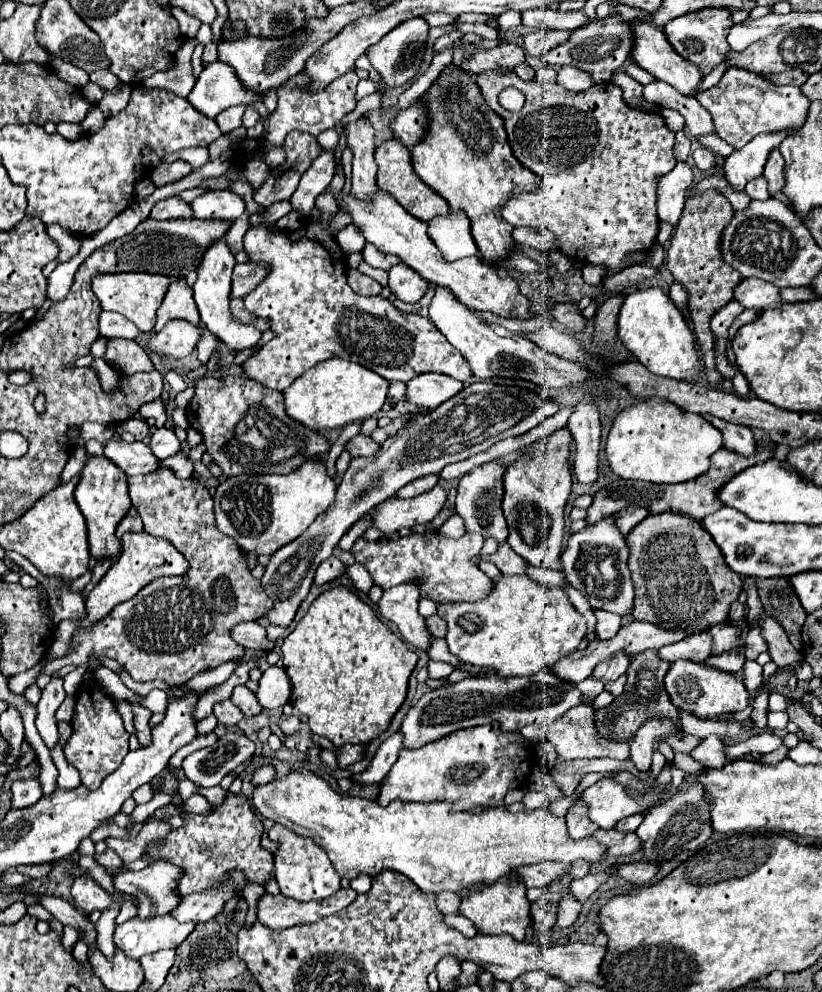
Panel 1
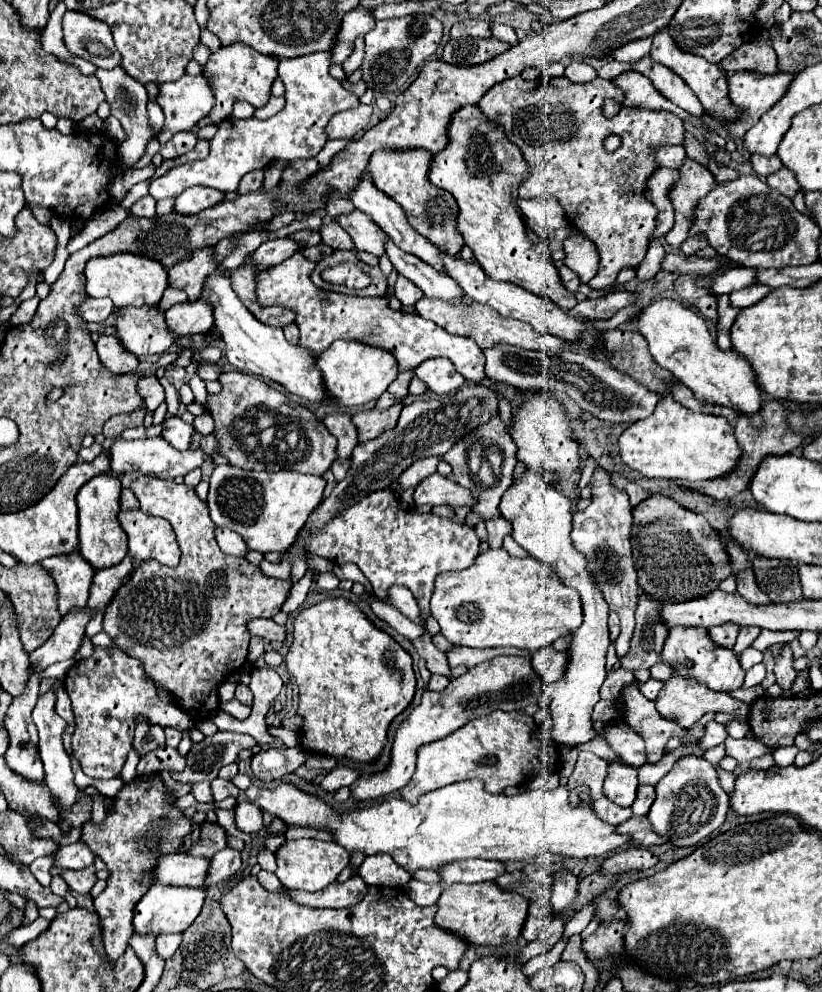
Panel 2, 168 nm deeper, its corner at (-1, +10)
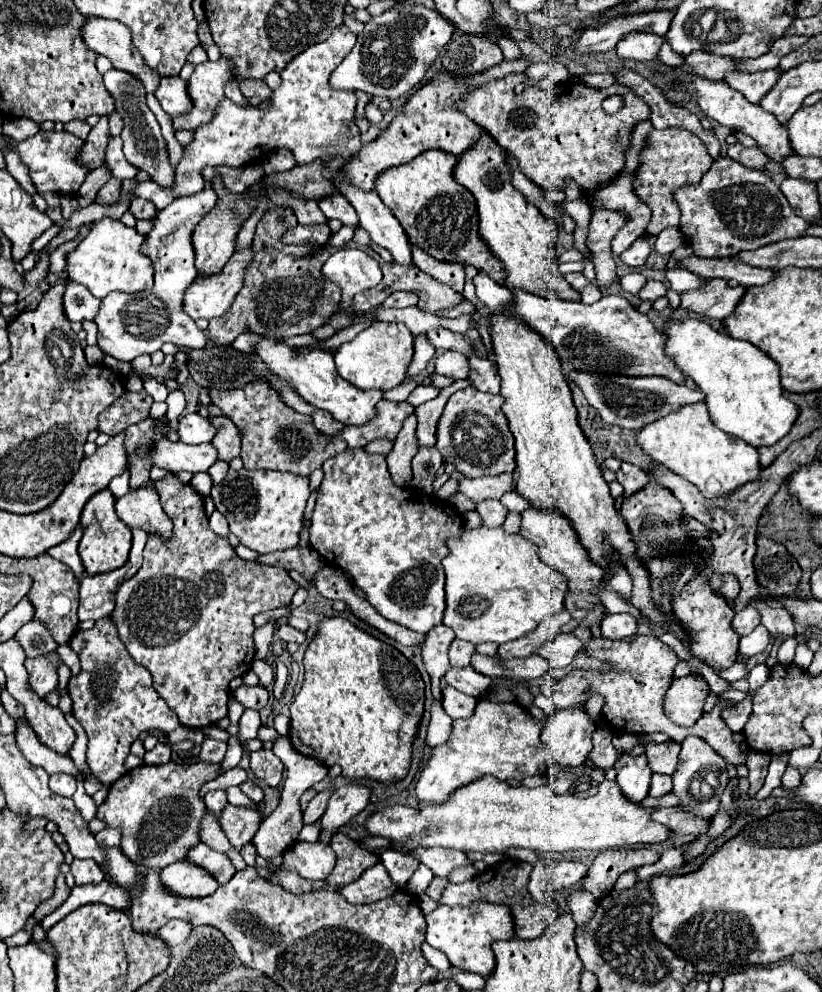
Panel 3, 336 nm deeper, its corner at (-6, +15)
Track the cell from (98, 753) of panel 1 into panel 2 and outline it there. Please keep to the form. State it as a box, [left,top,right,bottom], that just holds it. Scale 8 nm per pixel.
[65,647,195,779]

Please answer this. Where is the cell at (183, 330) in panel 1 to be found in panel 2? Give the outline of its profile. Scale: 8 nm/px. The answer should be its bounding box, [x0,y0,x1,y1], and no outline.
[165,299,213,337]

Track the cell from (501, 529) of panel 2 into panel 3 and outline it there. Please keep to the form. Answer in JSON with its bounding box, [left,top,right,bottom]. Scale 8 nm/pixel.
[476,500,508,528]

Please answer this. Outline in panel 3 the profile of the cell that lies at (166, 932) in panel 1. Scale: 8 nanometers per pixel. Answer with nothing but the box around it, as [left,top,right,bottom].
[160,860,220,896]

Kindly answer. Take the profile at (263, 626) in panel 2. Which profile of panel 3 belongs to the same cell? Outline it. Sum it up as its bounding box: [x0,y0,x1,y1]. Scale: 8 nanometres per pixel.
[278,624,306,644]

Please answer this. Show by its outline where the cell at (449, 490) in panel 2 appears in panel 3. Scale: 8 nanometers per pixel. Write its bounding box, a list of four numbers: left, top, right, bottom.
[460,472,514,504]

